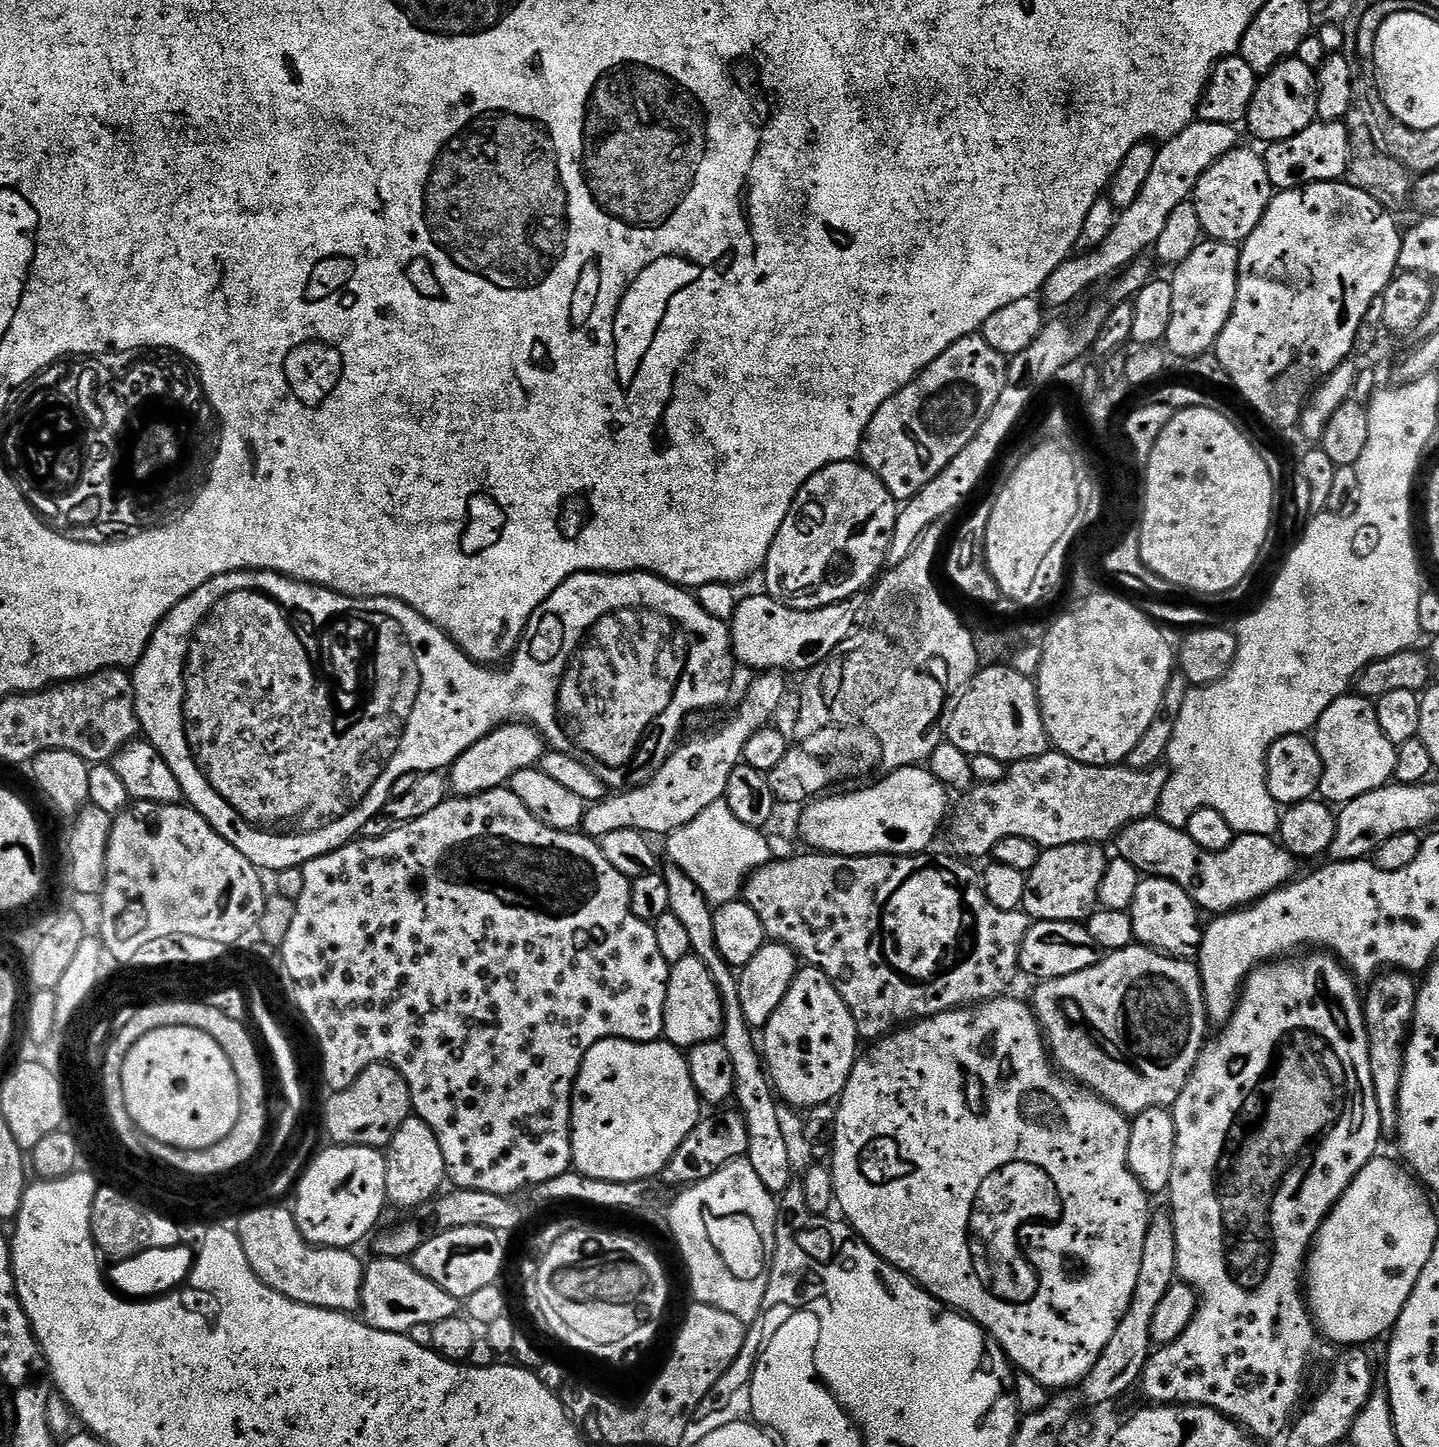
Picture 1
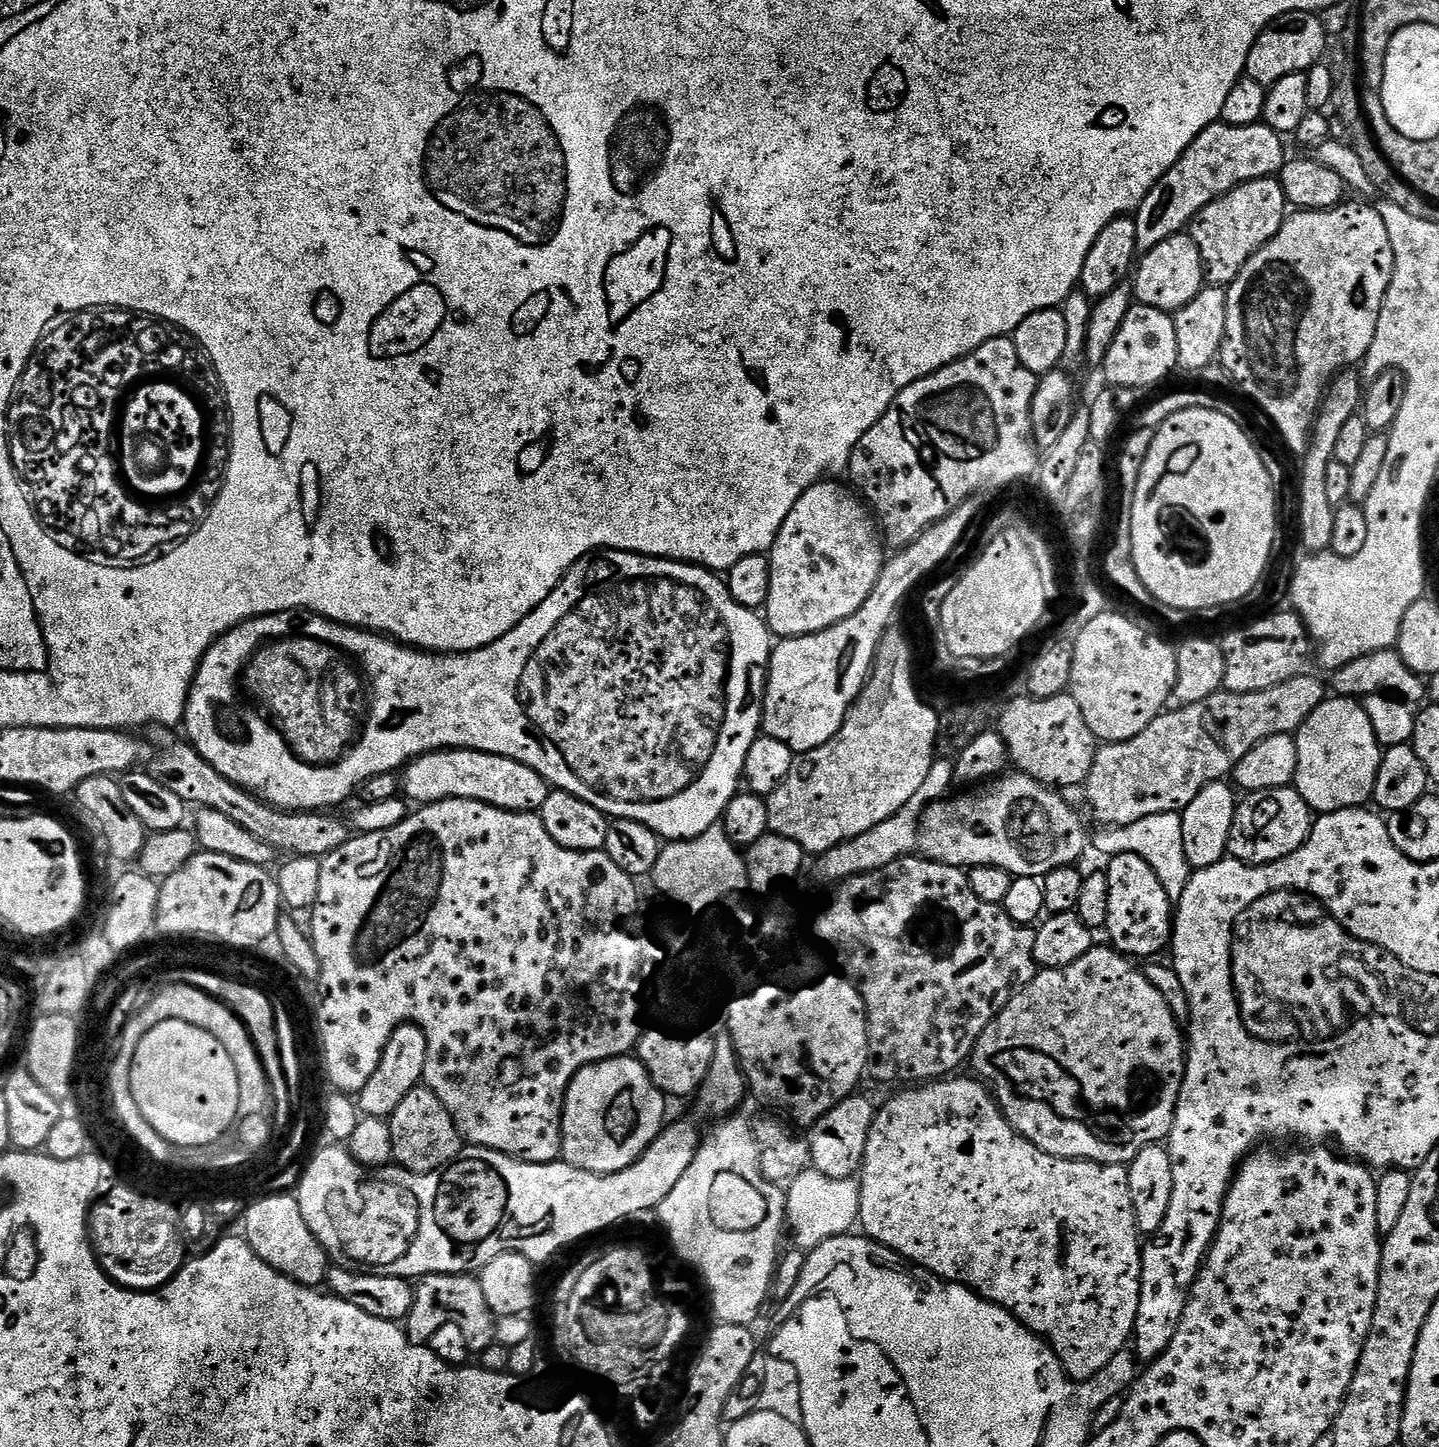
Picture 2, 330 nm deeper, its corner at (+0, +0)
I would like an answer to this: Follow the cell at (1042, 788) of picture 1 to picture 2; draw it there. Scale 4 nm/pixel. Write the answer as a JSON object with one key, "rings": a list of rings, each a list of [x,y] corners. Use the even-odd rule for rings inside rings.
{"rings":[[[1301,674],[1282,682],[1278,686],[1270,686],[1257,692],[1216,692],[1206,702],[1198,702],[1198,706],[1186,706],[1175,710],[1165,710],[1132,740],[1123,740],[1117,744],[1105,743],[1096,753],[1096,761],[1086,781],[1088,800],[1096,811],[1096,816],[1104,826],[1121,828],[1130,826],[1130,822],[1138,822],[1154,814],[1166,814],[1184,811],[1194,798],[1206,786],[1215,780],[1231,777],[1233,768],[1262,742],[1271,736],[1294,734],[1314,710],[1326,699],[1326,684],[1316,676]]]}

